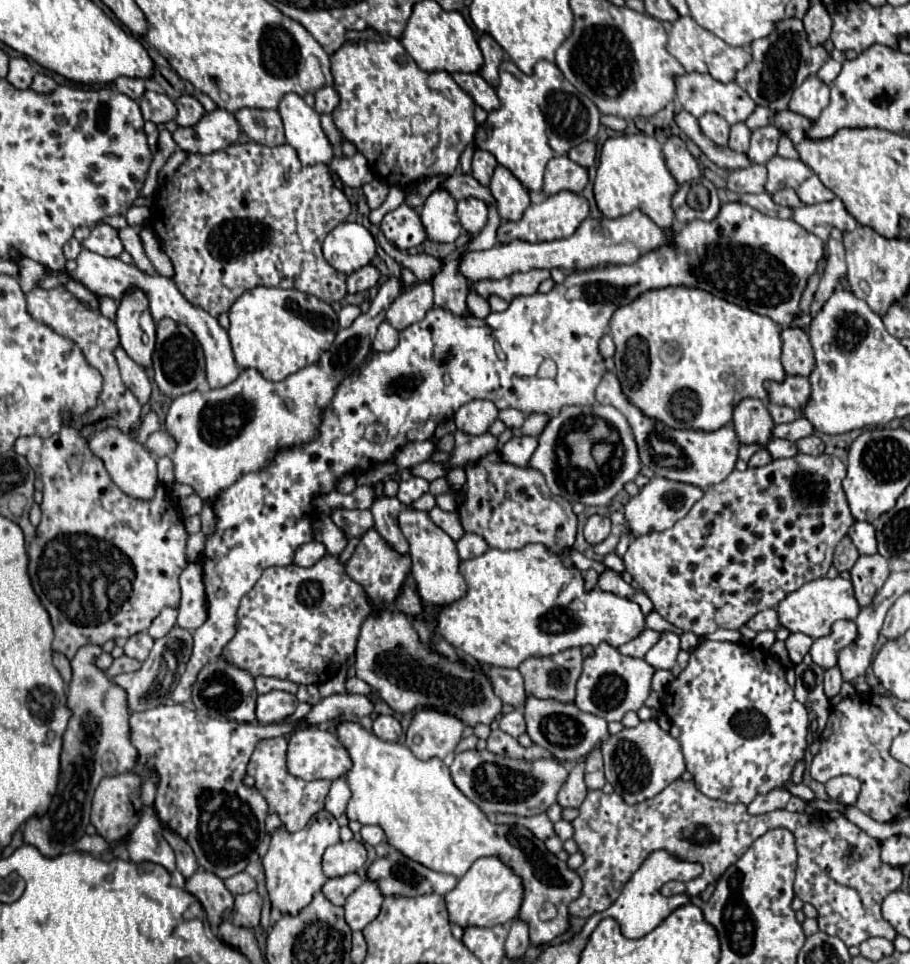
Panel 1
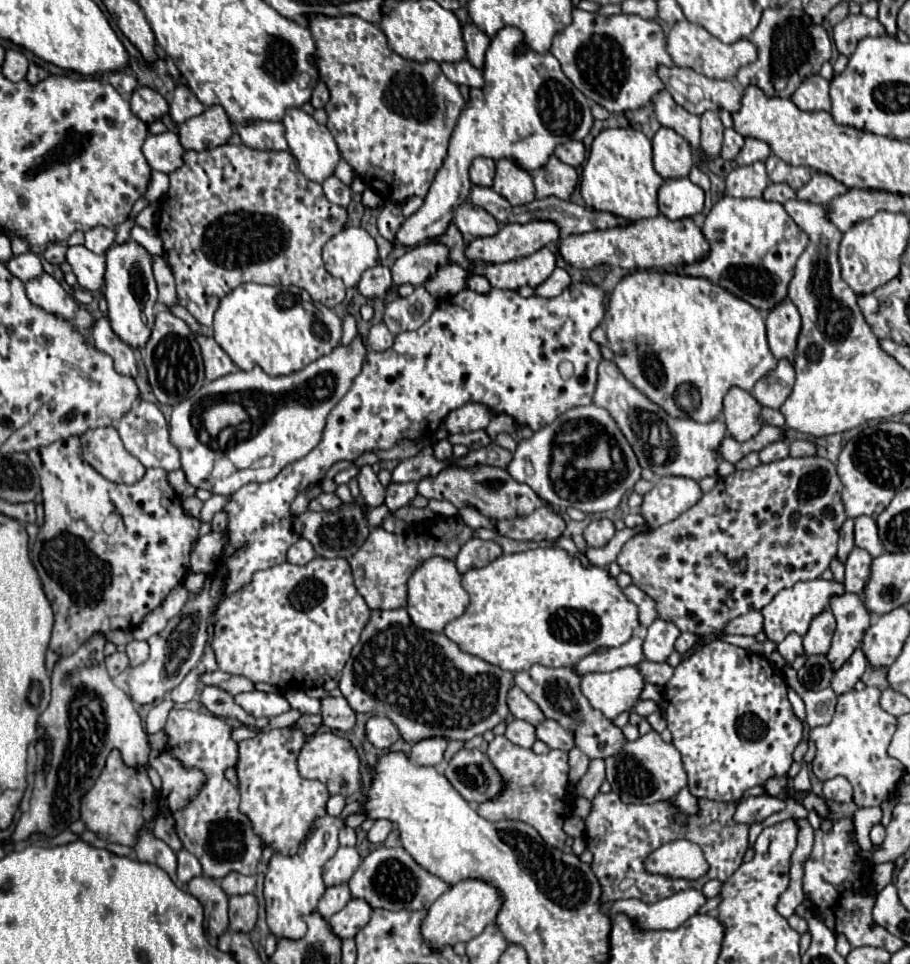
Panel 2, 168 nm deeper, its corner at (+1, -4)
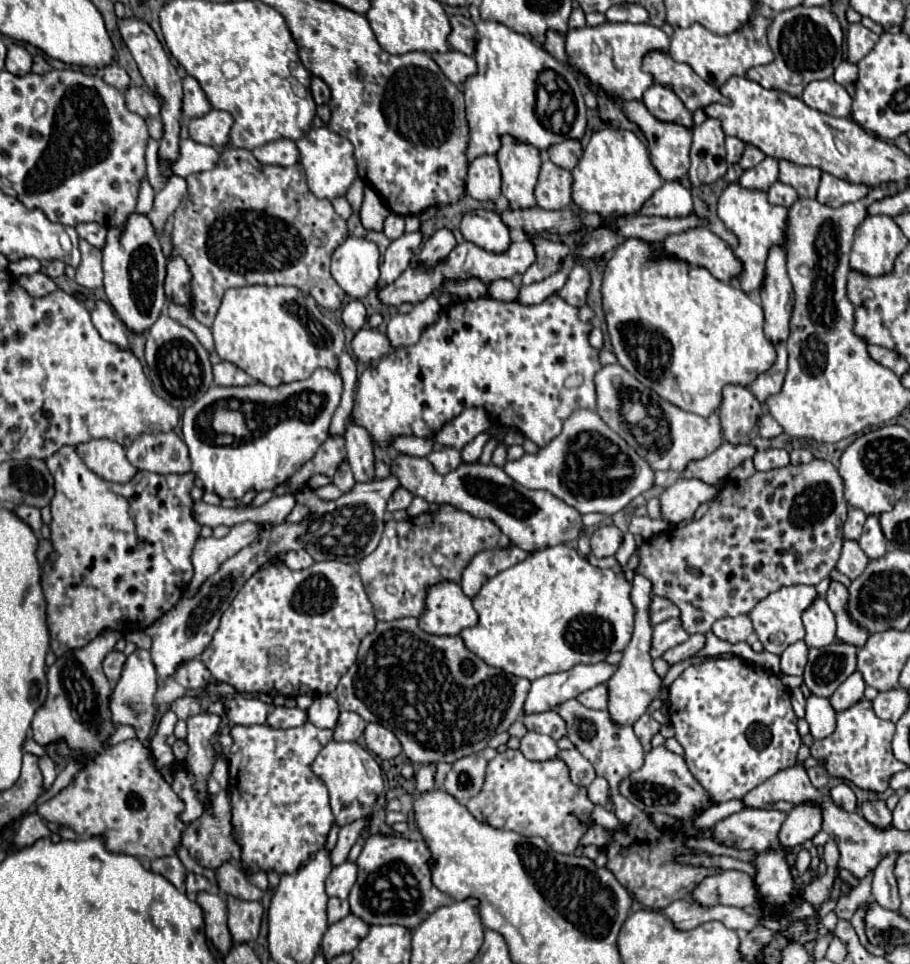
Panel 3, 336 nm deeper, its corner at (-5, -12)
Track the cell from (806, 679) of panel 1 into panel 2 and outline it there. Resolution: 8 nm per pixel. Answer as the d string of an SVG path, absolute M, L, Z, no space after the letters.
M806 655L804 667L798 671L798 679L806 689L826 689L832 681L834 669L826 655Z

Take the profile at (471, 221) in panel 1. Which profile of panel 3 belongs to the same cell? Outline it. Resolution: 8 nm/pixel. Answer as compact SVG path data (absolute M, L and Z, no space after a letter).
M478 209L474 213L466 213L462 217L460 231L466 241L476 243L478 247L492 253L504 253L510 245L508 227L494 211Z

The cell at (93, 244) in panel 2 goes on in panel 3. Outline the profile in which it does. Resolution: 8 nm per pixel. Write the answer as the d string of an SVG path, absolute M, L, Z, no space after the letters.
M80 223L80 225L76 225L76 231L78 231L80 239L86 239L92 247L96 247L96 249L104 247L106 233L108 233L104 225L98 225L98 223Z

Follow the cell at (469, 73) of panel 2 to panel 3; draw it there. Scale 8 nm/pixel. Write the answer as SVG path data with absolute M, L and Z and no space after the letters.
M450 49L448 53L432 53L432 59L438 63L442 73L454 83L464 83L472 73L476 73L476 61L474 57L468 57L460 51Z

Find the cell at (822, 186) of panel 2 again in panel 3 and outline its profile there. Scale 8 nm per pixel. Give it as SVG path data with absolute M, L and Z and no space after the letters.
M822 173L816 199L828 207L842 207L846 203L860 201L862 197L868 195L868 191L870 189L866 185L854 185L854 183L842 181L830 173Z

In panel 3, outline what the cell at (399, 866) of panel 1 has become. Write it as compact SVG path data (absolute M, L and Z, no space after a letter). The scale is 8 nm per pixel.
M396 835L368 837L360 857L356 859L358 881L348 897L350 911L368 925L404 925L408 929L418 927L426 915L454 901L432 885L428 859L430 851L424 841L408 841Z

